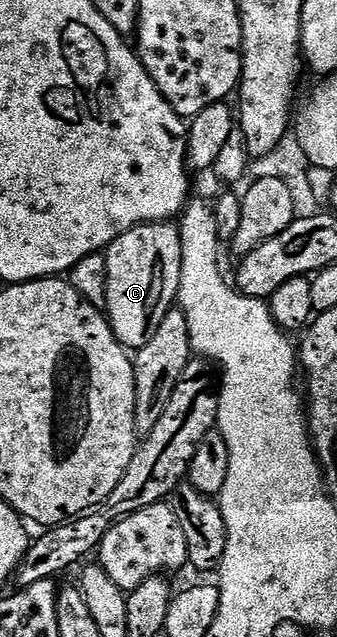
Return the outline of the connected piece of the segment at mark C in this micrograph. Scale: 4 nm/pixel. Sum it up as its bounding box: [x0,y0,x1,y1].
[104,222,181,352]

